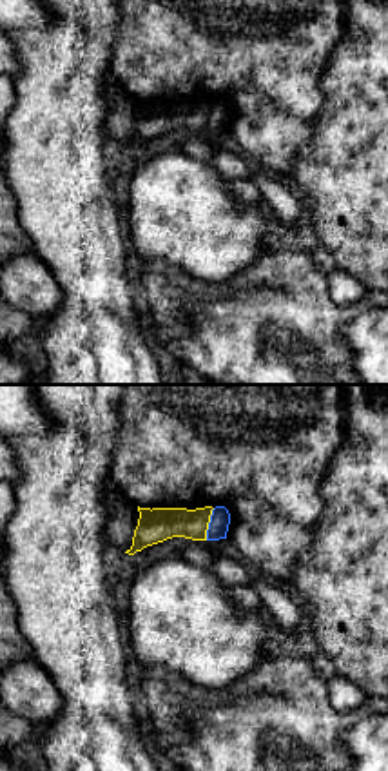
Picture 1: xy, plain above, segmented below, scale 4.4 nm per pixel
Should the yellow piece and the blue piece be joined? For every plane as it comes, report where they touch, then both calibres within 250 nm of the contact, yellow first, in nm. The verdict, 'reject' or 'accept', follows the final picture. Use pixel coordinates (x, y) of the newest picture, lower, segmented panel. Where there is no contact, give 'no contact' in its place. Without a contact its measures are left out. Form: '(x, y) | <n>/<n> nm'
(207, 525) | 150/90 nm

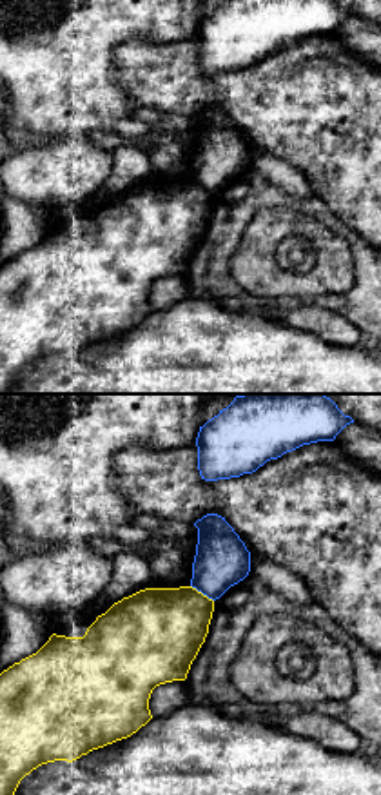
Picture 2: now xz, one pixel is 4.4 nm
(200, 592) | 380/240 nm

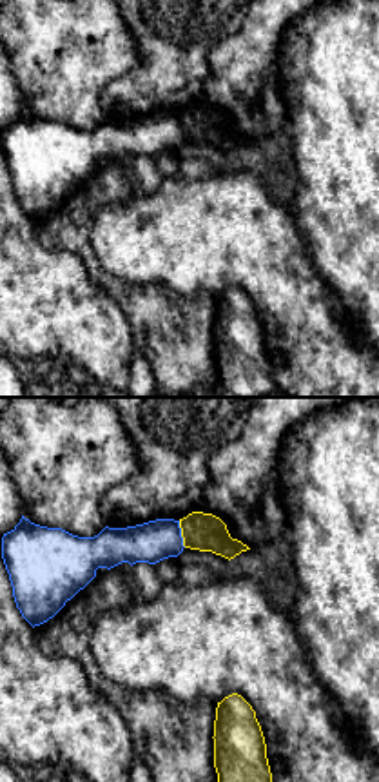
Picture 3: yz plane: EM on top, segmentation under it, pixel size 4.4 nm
(182, 534) | 170/180 nm

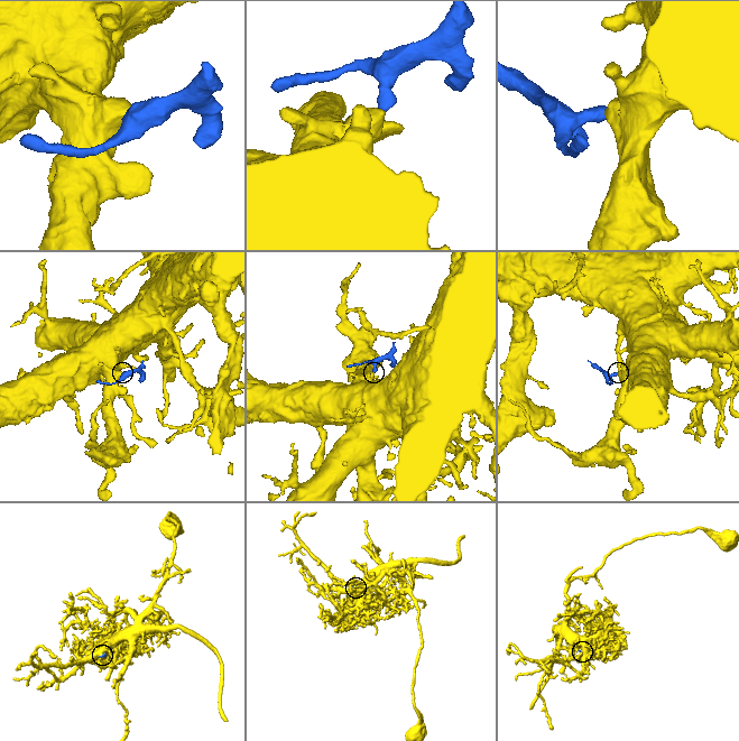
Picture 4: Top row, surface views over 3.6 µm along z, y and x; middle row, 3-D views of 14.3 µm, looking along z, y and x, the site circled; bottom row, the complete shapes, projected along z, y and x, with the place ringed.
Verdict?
reject

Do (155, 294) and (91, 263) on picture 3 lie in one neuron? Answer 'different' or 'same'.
same

